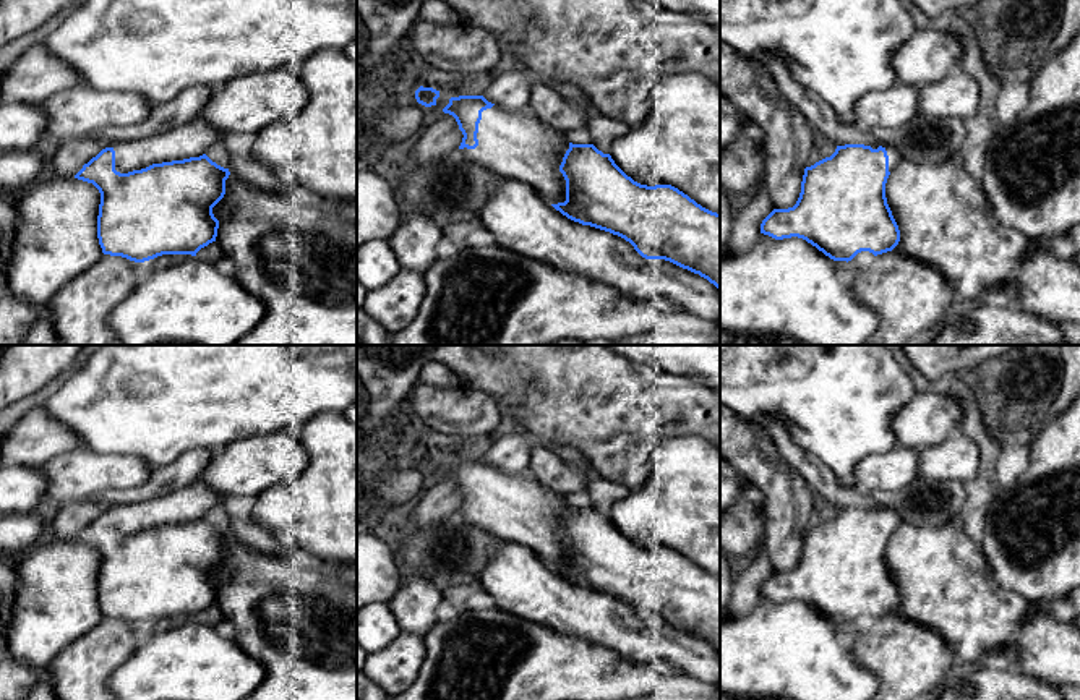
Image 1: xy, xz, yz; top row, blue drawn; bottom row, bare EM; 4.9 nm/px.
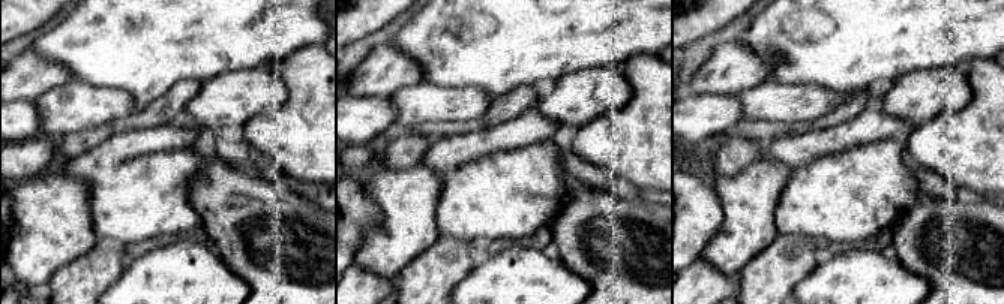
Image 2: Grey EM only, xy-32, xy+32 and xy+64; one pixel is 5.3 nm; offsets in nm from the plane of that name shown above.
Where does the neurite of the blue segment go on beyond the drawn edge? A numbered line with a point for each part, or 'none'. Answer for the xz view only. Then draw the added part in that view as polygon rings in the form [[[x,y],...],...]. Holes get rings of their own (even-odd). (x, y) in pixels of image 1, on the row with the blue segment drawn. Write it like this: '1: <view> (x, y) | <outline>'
1: xz (514, 145) | [[[493,105],[482,112],[477,139],[478,146],[475,149],[462,149],[469,160],[503,178],[529,183],[550,204],[566,201],[566,180],[559,172],[563,157],[569,149],[566,133],[540,123],[529,112],[508,112]]]

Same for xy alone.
1: xy (192, 140) | [[[196,117],[183,126],[148,138],[110,143],[107,147],[115,151],[115,170],[128,173],[152,164],[199,157],[214,143],[224,141],[224,136],[201,117]]]

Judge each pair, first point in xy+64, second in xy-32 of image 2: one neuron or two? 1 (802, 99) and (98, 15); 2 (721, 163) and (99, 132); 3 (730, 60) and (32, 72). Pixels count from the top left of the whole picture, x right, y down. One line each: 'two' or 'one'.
1: two
2: one
3: one

